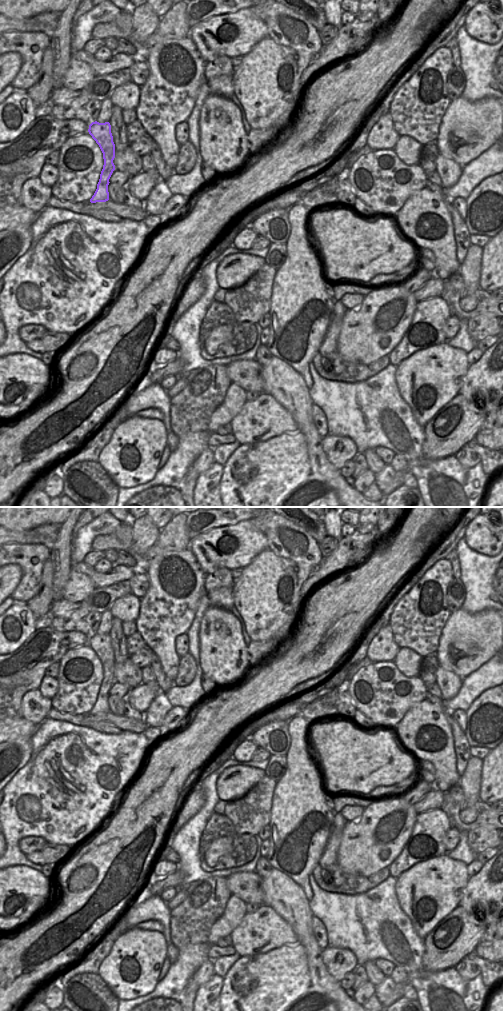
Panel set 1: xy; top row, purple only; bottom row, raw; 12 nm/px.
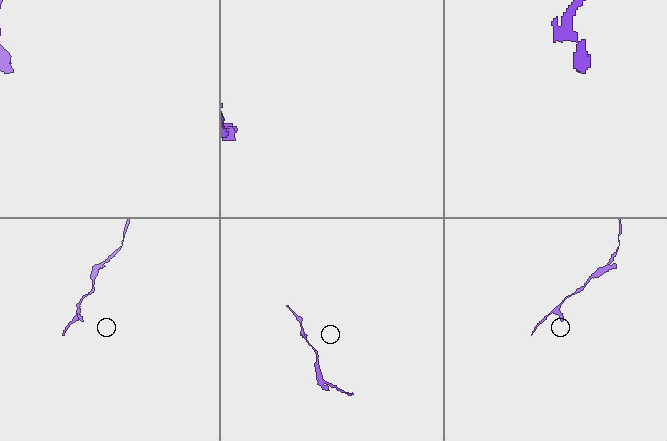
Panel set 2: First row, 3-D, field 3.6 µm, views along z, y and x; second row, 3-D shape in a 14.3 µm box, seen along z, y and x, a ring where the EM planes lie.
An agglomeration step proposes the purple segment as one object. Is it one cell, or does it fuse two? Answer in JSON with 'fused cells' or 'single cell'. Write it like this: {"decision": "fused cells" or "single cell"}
{"decision": "single cell"}

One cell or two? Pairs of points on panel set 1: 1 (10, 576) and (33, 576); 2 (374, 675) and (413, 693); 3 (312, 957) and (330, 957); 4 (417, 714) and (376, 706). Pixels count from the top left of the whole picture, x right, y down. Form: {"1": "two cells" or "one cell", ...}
{"1": "two cells", "2": "one cell", "3": "two cells", "4": "two cells"}

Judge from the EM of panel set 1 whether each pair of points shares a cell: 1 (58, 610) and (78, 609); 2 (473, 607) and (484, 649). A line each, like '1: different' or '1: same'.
1: same
2: different

